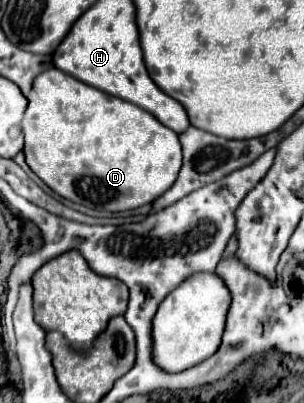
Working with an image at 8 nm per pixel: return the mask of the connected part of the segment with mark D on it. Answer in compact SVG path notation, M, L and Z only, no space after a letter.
M48 68L34 80L22 132L26 140L23 153L32 172L62 198L84 206L94 204L94 210L122 212L154 202L174 184L182 166L182 148L176 132L136 104L88 86L58 68Z

